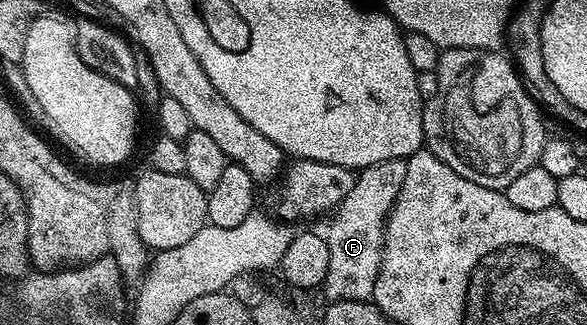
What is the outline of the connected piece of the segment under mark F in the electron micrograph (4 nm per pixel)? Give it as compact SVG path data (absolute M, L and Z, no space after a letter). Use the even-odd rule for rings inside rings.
M403 159L379 161L357 171L355 187L332 212L333 220L325 235L327 253L331 256L331 261L327 261L327 277L323 284L326 300L372 300L385 248L385 223L406 178L407 165Z

